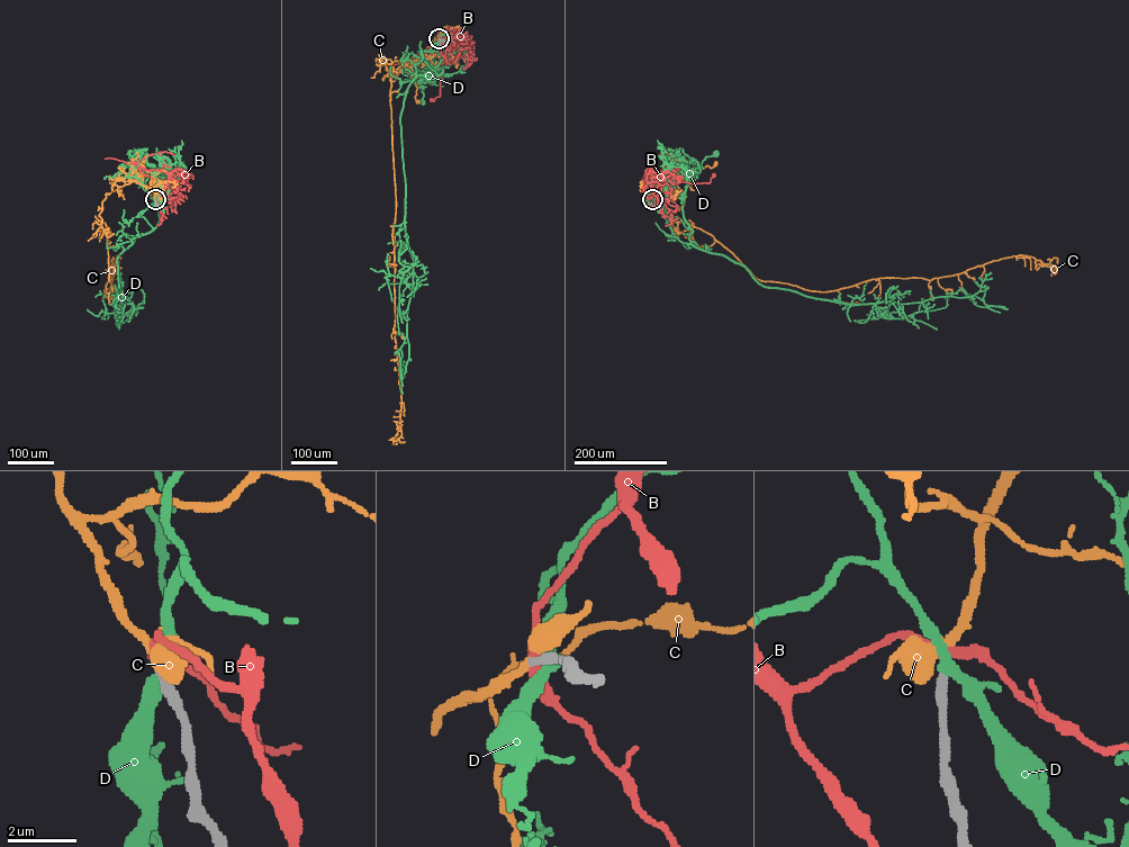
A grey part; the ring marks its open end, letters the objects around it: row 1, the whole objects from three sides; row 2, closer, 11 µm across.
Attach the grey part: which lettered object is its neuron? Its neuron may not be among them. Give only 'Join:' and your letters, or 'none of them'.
Join: C

